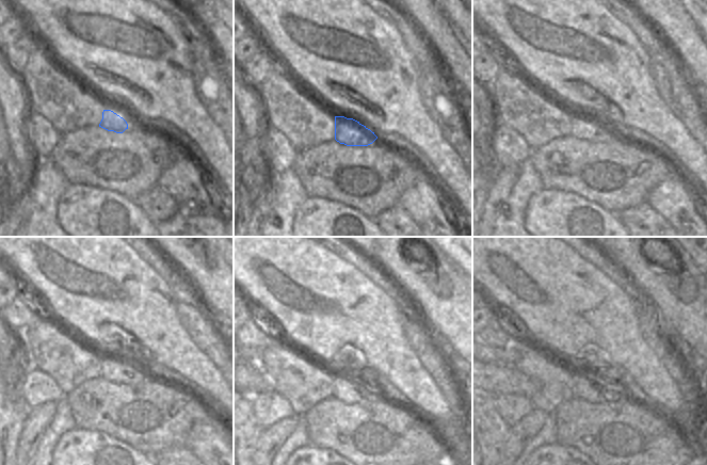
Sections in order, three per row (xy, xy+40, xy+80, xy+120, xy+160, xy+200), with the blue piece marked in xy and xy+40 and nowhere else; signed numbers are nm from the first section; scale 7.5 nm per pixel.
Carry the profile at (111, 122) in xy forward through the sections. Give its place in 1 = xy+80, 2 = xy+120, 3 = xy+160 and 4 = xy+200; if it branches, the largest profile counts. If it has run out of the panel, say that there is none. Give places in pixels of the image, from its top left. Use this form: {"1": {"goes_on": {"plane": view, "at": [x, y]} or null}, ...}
{"1": {"goes_on": {"plane": "xy+80", "at": [583, 128]}}, "2": {"goes_on": {"plane": "xy+120", "at": [111, 369]}}, "3": {"goes_on": {"plane": "xy+160", "at": [364, 390]}}, "4": {"goes_on": {"plane": "xy+200", "at": [604, 388]}}}

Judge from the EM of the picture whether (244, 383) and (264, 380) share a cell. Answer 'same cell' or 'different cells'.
same cell

